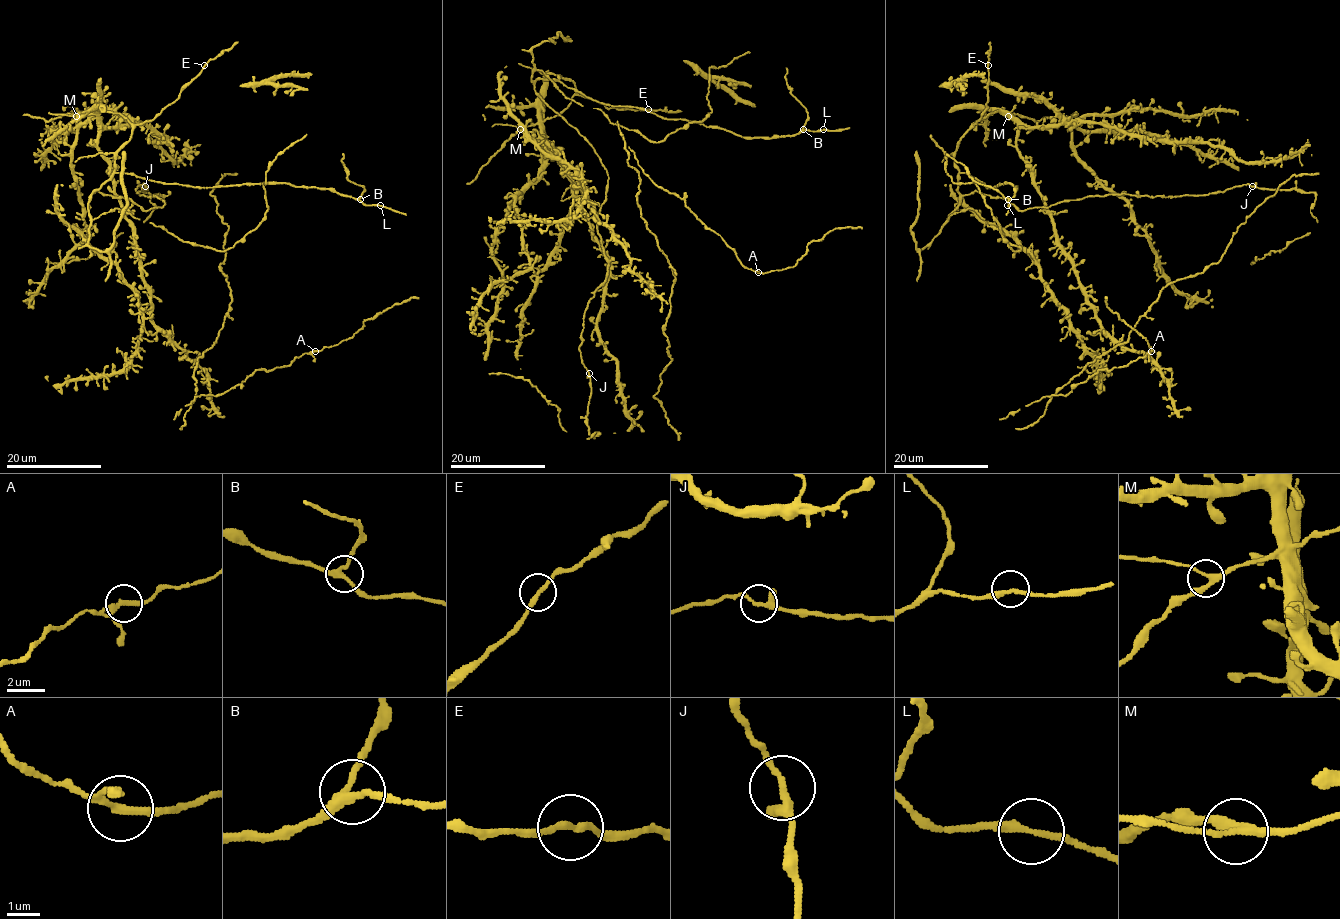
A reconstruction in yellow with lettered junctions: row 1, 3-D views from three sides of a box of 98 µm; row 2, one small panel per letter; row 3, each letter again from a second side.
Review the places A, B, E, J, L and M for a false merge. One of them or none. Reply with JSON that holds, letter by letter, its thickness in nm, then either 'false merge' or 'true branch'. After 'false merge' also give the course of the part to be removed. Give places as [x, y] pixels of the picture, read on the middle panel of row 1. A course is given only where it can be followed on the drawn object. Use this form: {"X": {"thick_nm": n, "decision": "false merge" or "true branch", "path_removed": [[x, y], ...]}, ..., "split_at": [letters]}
{"A": {"thick_nm": 220, "decision": "true branch"}, "B": {"thick_nm": 240, "decision": "true branch"}, "E": {"thick_nm": 220, "decision": "true branch"}, "J": {"thick_nm": 190, "decision": "true branch"}, "L": {"thick_nm": 220, "decision": "true branch"}, "M": {"thick_nm": 240, "decision": "true branch"}, "split_at": []}

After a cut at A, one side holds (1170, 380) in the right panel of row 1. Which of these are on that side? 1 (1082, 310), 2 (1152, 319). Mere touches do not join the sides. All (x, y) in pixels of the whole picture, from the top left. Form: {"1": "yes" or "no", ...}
{"1": "yes", "2": "yes"}

